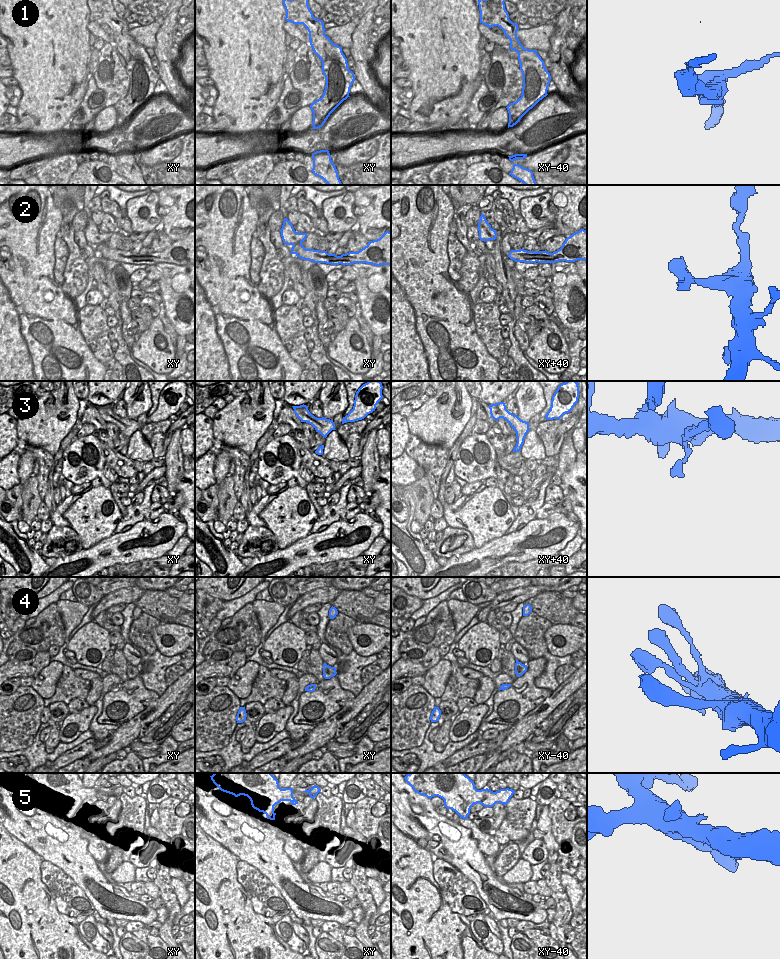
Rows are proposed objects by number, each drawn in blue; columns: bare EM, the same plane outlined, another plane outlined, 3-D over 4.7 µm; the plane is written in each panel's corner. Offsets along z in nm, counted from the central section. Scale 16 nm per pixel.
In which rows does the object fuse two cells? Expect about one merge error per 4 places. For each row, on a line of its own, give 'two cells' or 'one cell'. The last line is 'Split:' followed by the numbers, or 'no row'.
1: two cells
2: one cell
3: one cell
4: one cell
5: one cell
Split: 1

